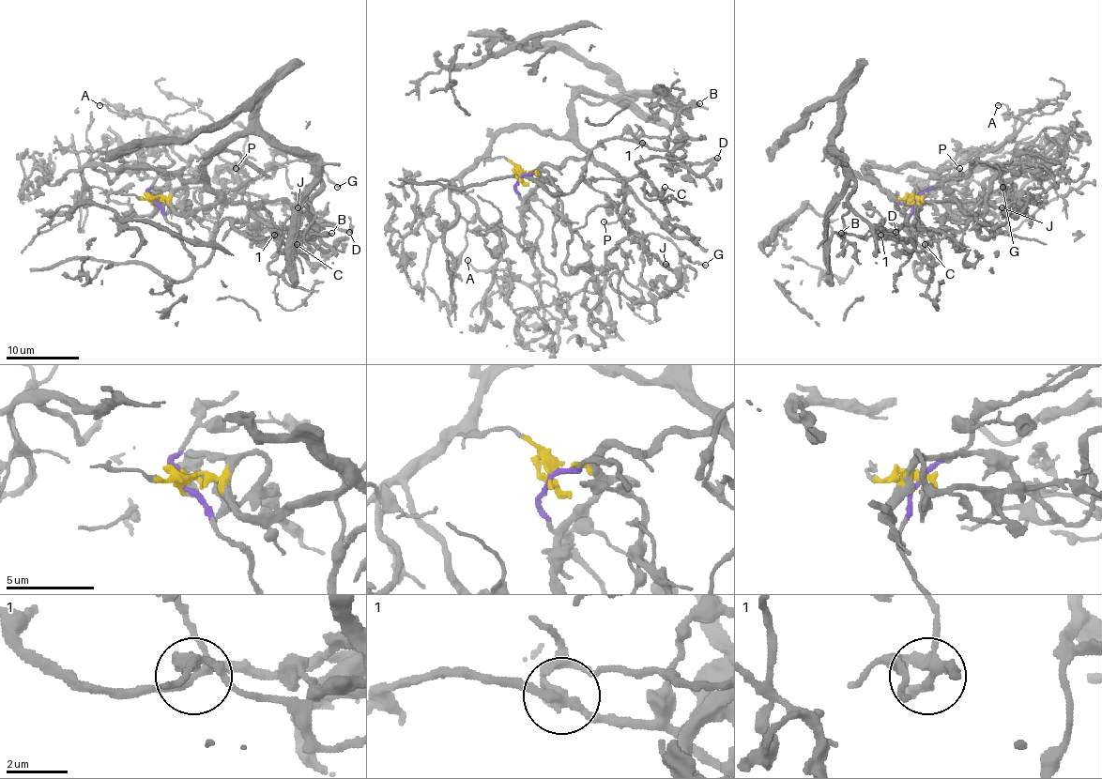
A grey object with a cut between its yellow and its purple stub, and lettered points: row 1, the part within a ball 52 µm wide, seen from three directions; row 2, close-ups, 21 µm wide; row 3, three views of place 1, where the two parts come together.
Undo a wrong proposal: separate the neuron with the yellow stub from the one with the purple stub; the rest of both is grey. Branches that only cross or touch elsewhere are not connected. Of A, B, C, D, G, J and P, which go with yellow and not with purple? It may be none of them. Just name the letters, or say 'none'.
C, J

